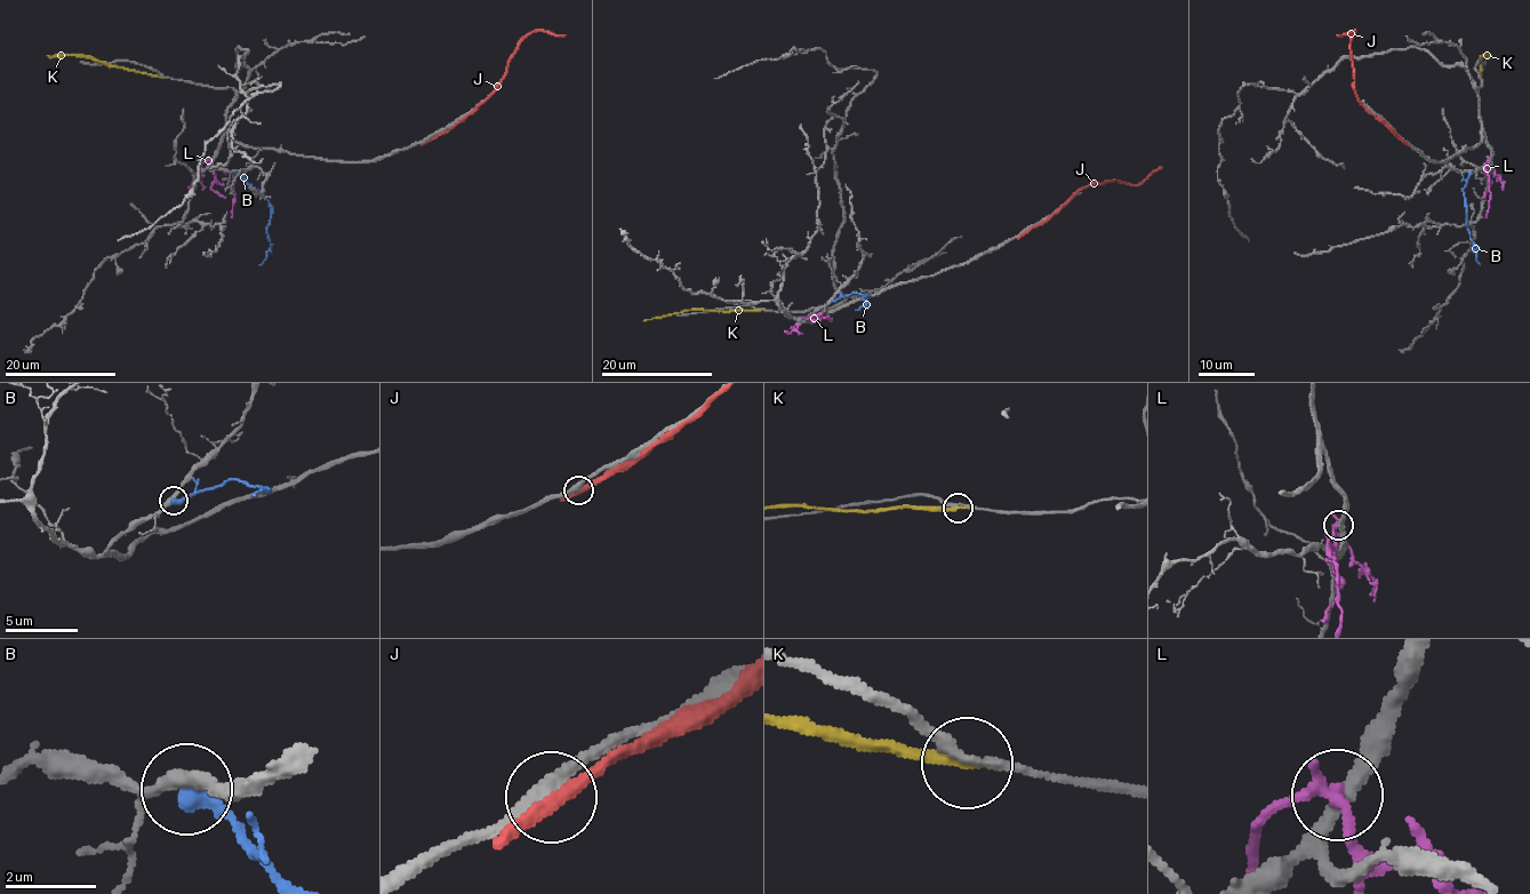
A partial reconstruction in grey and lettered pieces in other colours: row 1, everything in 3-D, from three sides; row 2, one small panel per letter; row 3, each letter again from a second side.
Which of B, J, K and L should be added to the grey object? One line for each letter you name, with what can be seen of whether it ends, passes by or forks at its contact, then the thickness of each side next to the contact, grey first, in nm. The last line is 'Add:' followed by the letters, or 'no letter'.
Add: no letter

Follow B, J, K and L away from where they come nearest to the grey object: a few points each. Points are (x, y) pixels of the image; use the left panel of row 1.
B: (235, 172), (269, 202), (270, 249), (258, 264)
J: (427, 141), (453, 128), (490, 93), (503, 77), (515, 47), (533, 32), (566, 34)
K: (163, 78), (109, 66), (77, 55), (47, 55)
L: (211, 160), (217, 168), (233, 178), (231, 217)

